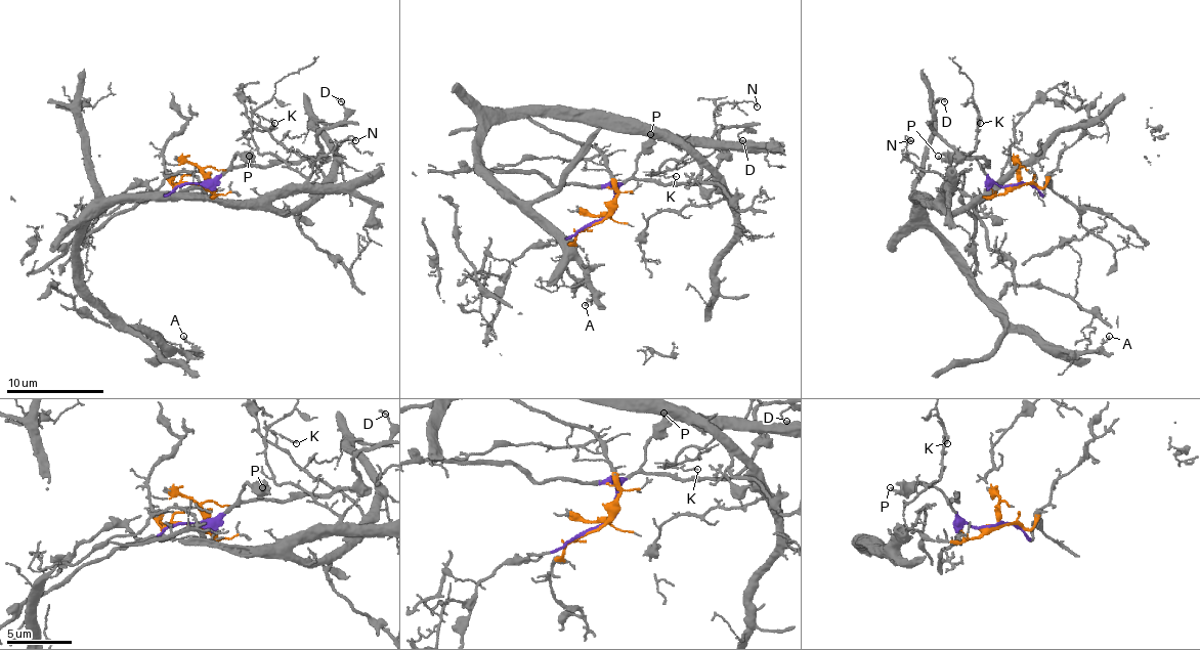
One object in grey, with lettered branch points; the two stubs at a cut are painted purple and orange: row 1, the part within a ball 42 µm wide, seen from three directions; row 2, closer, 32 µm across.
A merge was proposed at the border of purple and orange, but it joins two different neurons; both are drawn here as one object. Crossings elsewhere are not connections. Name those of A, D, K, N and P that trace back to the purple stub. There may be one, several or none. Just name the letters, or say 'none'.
D, P

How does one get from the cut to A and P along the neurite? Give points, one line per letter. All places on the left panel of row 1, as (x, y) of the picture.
A: (201, 184), (213, 194), (114, 199), (80, 250), (80, 284), (121, 326), (179, 352), (191, 349), (184, 335)
P: (201, 184), (213, 184), (234, 156), (250, 156)

